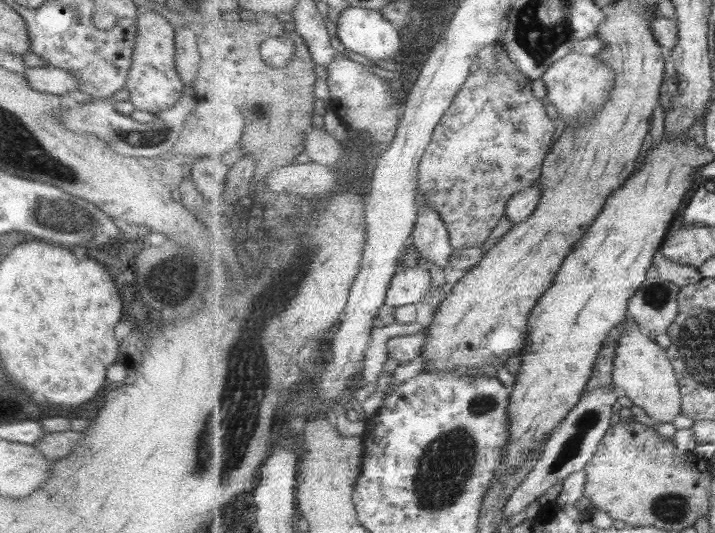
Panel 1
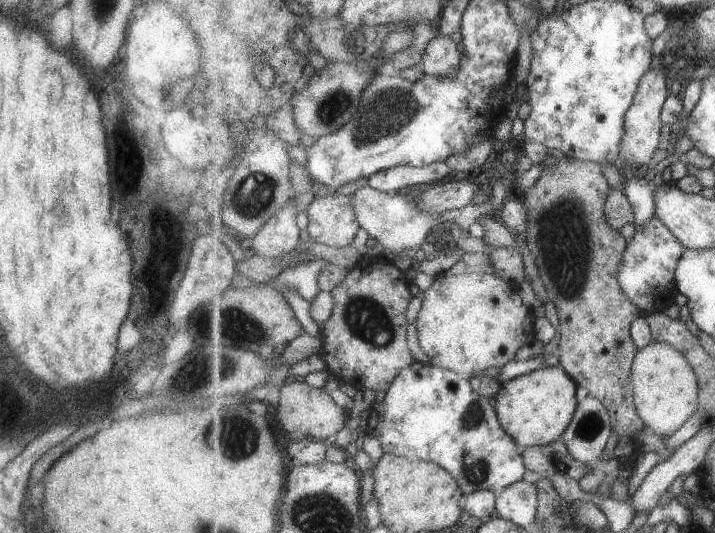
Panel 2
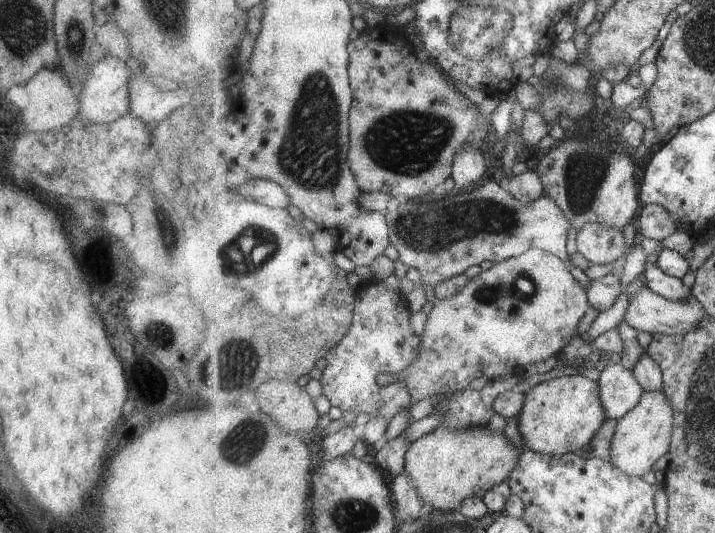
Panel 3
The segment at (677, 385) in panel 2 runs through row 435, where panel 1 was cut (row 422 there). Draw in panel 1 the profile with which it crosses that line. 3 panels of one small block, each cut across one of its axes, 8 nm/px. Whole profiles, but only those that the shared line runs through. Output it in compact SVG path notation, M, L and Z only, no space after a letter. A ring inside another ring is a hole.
M625 320L623 325L625 325L625 332L617 342L617 358L614 360L615 387L659 424L672 423L683 412L681 385L674 364L666 348L661 348L653 339L645 336L641 326L635 320Z

